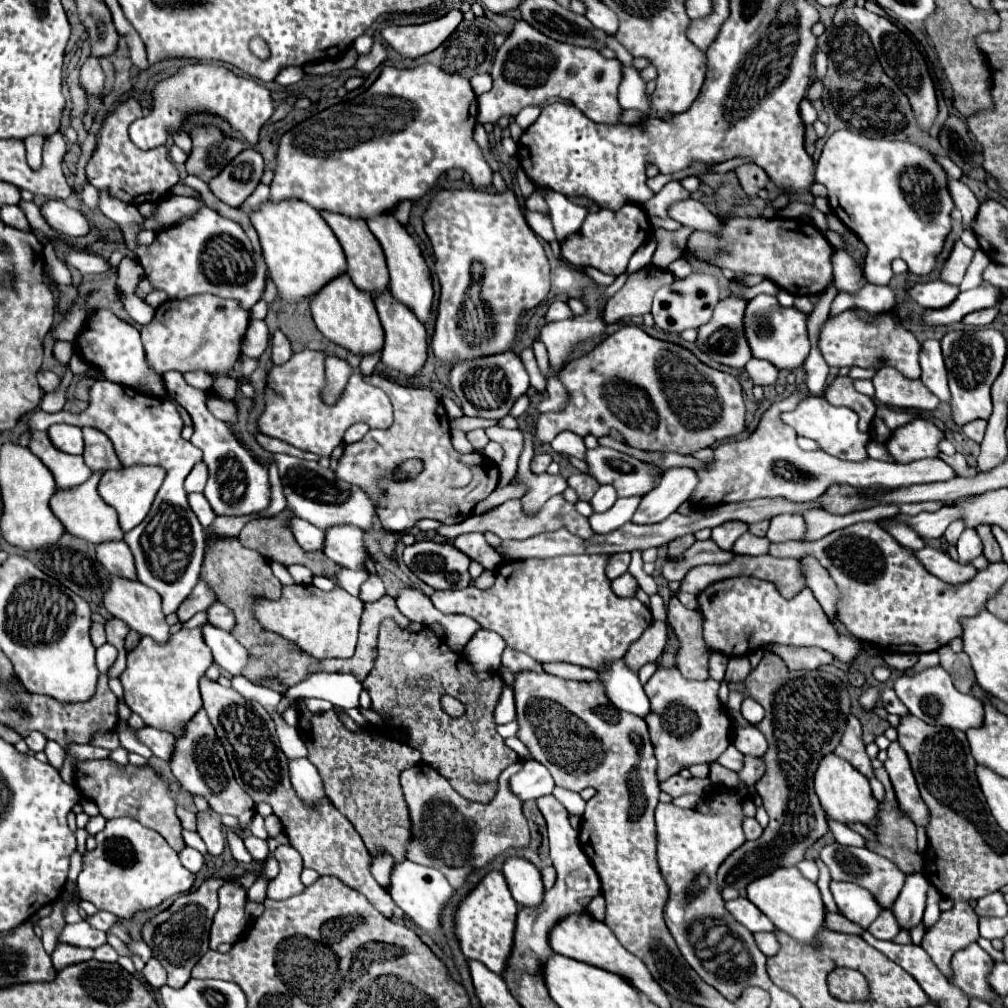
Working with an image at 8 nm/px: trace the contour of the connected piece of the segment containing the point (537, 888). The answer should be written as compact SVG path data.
M509 857L503 863L503 875L513 893L513 899L523 907L535 907L543 901L543 881L539 869L523 859L523 857Z

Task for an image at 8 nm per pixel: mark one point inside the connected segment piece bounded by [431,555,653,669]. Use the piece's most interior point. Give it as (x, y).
(562, 609)

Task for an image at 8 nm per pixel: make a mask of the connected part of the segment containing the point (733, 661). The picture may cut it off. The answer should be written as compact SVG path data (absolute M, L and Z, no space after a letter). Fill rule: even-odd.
M731 657L727 673L725 673L725 681L735 681L735 683L745 681L749 671L751 671L751 665L747 657Z

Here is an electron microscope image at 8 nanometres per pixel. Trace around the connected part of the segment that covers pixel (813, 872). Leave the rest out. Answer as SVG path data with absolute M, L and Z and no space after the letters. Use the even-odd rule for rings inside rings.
M801 861L797 867L809 881L817 881L819 879L819 869L817 869L815 861Z

